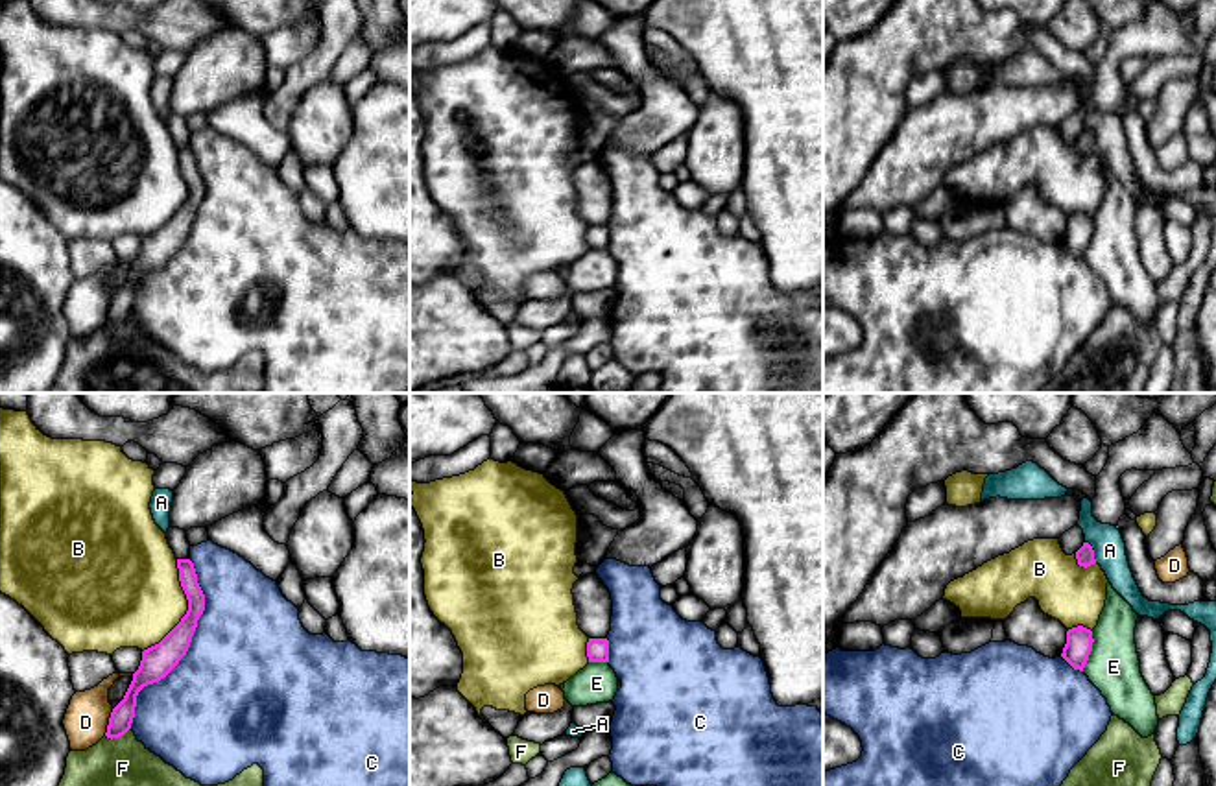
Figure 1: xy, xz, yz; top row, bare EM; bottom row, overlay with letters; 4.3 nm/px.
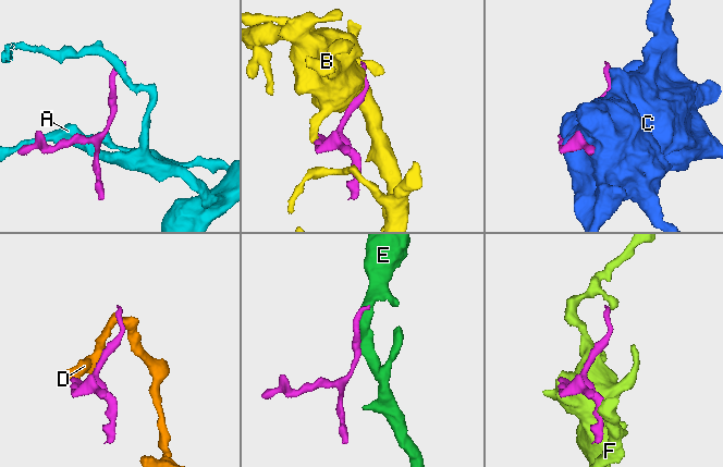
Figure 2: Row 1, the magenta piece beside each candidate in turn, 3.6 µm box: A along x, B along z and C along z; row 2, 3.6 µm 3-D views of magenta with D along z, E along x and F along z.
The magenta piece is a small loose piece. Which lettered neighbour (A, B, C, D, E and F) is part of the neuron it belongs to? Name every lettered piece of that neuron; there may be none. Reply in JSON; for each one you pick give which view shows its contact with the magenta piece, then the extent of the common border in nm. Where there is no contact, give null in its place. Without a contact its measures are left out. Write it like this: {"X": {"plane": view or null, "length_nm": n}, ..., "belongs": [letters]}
{"B": {"plane": "xy", "length_nm": 440}, "belongs": ["B"]}

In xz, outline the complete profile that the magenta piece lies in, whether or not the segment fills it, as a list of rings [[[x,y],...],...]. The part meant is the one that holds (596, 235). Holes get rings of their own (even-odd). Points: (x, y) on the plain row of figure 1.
[[[487,46],[474,57],[430,70],[410,68],[410,94],[424,116],[424,183],[434,203],[445,210],[463,240],[458,279],[482,303],[483,293],[528,301],[526,280],[544,271],[563,271],[589,249],[609,249],[609,227],[589,225],[578,212],[574,161],[578,149],[578,101],[565,77],[544,61],[526,57],[513,48]]]

